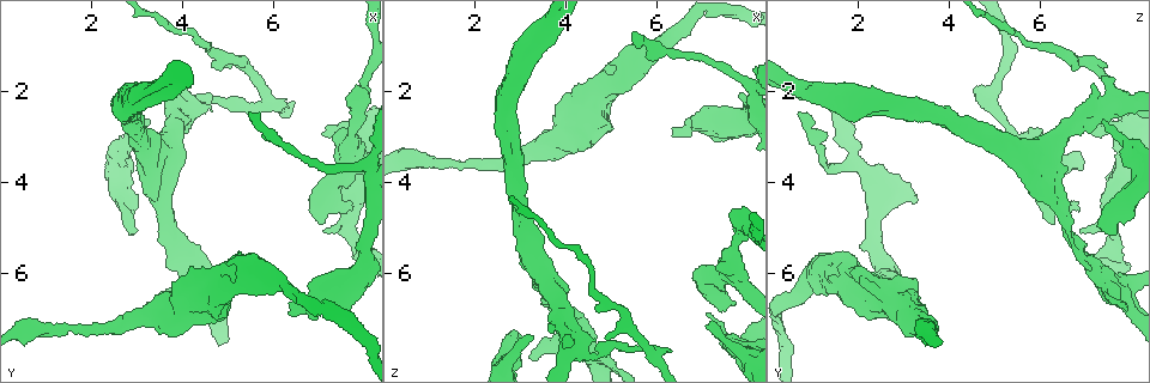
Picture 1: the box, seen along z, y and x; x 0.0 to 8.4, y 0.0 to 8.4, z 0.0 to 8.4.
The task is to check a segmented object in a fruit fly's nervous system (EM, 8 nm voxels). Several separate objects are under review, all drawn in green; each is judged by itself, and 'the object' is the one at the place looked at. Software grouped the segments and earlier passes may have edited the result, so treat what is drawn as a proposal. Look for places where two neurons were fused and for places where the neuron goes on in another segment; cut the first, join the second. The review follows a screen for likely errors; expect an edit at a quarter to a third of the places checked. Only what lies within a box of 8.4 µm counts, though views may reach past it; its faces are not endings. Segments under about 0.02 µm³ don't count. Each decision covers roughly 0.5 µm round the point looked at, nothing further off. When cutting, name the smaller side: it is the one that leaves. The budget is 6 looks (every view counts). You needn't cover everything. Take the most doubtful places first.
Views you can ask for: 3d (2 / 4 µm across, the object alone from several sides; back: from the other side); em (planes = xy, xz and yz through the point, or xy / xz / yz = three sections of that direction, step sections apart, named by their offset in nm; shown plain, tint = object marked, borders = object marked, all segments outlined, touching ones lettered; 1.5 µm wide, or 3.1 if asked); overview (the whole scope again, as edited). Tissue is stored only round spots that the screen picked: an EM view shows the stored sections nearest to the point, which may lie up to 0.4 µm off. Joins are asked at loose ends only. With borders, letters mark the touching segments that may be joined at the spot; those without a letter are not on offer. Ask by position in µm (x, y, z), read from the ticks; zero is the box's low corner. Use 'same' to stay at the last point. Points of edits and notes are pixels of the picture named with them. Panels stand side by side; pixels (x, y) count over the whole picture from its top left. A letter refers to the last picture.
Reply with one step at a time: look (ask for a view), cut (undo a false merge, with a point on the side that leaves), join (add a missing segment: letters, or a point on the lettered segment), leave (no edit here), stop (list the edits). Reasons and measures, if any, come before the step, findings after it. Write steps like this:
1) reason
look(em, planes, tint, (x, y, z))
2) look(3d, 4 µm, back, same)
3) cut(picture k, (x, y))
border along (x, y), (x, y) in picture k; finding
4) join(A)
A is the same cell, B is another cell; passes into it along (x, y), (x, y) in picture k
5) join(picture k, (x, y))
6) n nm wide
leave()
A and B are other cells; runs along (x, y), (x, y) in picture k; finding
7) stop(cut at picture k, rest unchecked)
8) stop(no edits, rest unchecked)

arms part here
look(em, planes, tint, (5.80, 2.25, 7.70))

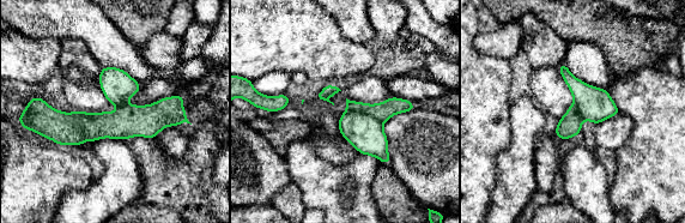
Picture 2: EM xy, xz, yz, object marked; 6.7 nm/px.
look(em, planes, borders, same)

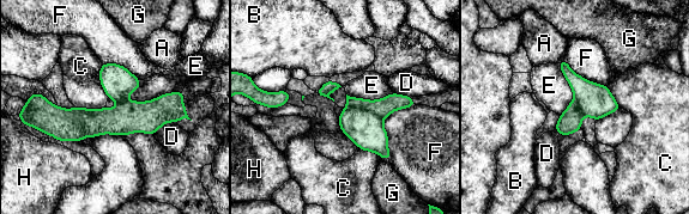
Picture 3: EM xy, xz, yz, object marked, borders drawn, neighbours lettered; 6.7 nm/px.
220 nm wide
cut(picture 3, (364, 128))
A, B, C, D, E, F, G and H are other cells; border along (346, 104), (368, 109), (382, 120) in picture 3; two neurons meet here

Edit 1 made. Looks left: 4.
thin end
look(3d, 4 µm, (3.20, 6.75, 7.95))

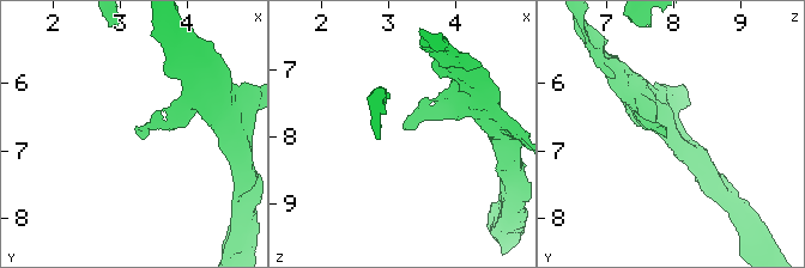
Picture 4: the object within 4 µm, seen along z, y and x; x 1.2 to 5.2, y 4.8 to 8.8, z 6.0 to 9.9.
need the tissue
look(em, yz, step 4, tint, (3.20, 6.75, 7.90))

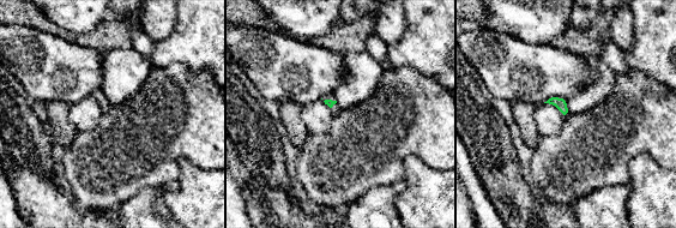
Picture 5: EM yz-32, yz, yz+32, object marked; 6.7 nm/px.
cut it another way
look(em, planes, borders, same)

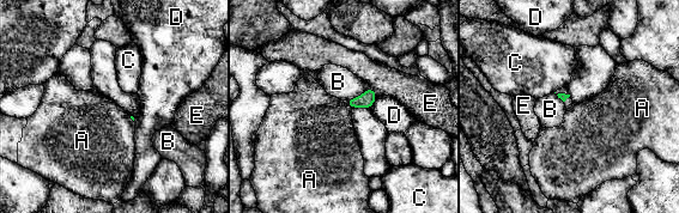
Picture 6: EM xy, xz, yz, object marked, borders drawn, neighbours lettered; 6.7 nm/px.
leave()
A, B, C, D and E are other cells; border along (346, 103), (351, 108) in picture 6; no lettered segment goes on from it

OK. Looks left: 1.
stop(cut at picture 3, rest unchecked)

